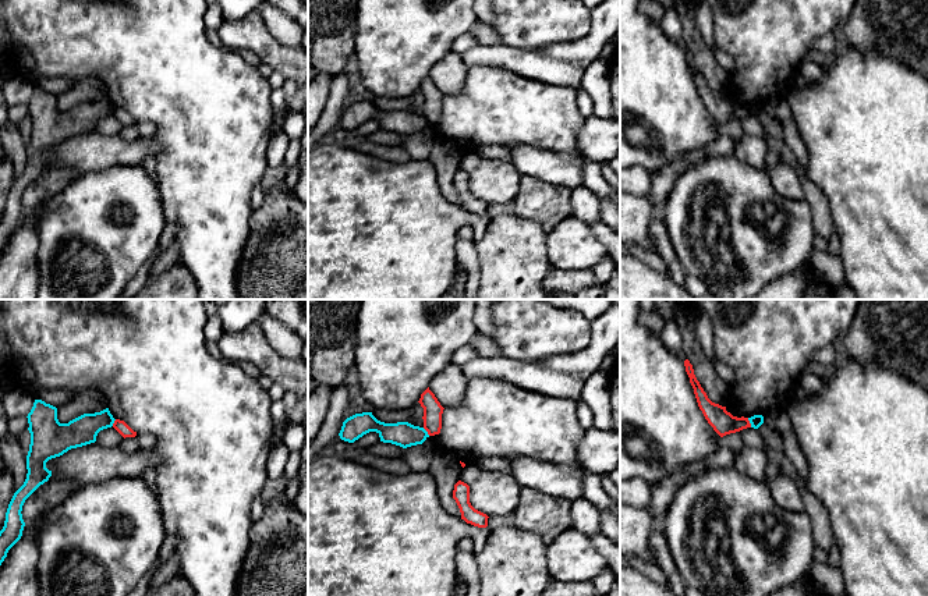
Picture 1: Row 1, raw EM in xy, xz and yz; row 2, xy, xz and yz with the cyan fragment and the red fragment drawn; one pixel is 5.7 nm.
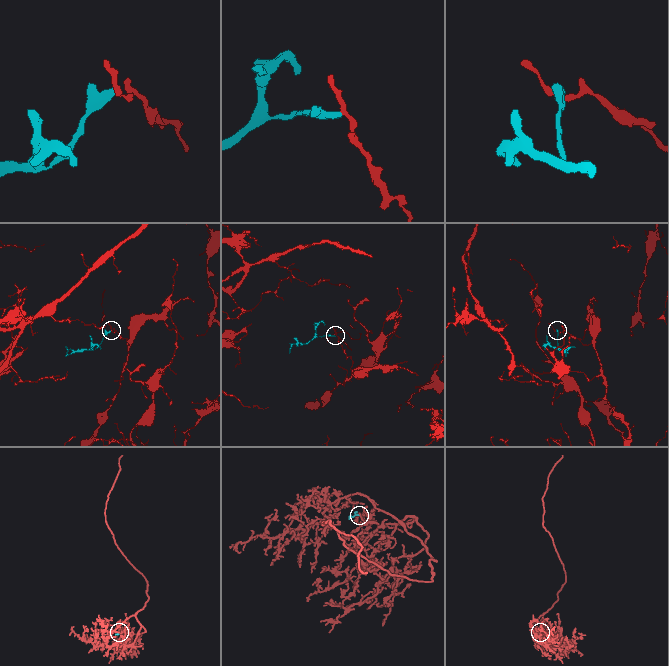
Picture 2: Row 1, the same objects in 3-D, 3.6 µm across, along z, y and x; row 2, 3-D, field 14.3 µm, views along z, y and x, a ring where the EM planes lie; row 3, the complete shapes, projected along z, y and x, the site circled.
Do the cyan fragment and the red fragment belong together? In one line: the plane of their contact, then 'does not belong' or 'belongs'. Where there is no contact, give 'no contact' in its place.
yz | does not belong

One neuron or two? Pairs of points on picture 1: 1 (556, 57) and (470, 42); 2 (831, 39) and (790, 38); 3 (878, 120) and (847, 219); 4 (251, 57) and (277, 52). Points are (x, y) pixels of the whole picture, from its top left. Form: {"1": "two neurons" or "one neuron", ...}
{"1": "two neurons", "2": "two neurons", "3": "one neuron", "4": "two neurons"}

